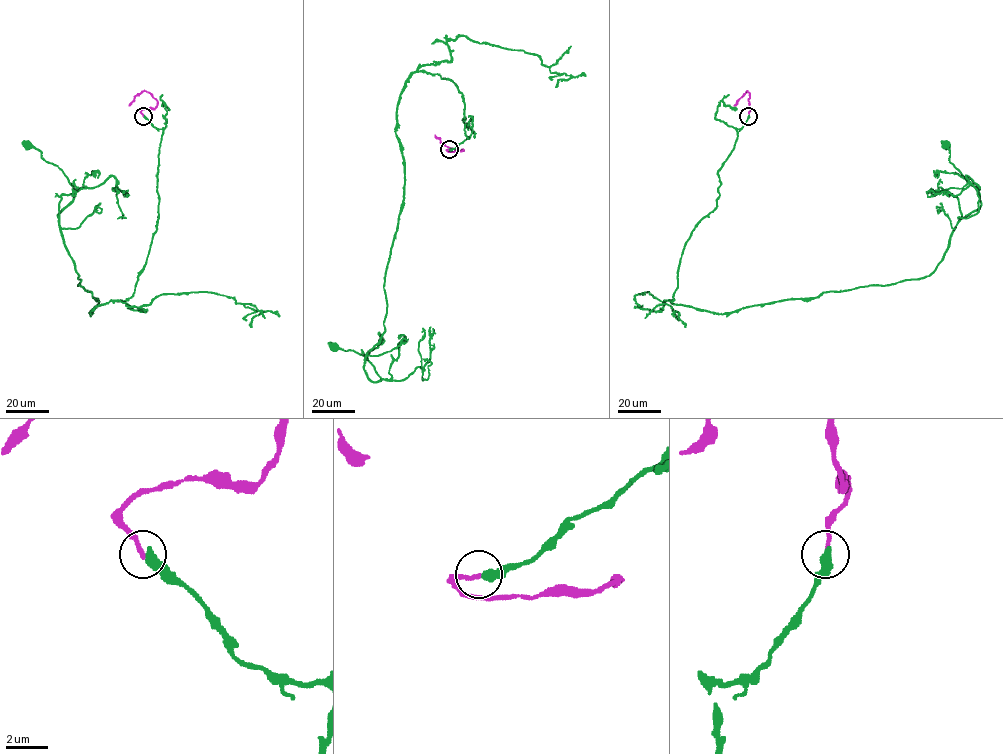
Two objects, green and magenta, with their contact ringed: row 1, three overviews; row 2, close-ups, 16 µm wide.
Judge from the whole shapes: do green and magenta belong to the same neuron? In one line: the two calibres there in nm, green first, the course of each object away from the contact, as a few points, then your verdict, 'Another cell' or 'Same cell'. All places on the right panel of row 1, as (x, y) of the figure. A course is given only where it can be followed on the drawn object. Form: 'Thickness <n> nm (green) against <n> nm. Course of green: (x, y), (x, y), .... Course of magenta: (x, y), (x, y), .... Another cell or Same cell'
Thickness 480 nm (green) against 200 nm. Course of green: (748, 115), (718, 172), (716, 207), (684, 247), (673, 303), (731, 313), (929, 275), (980, 206), (946, 145). Course of magenta: (748, 115), (751, 110), (747, 91), (734, 105). Another cell

